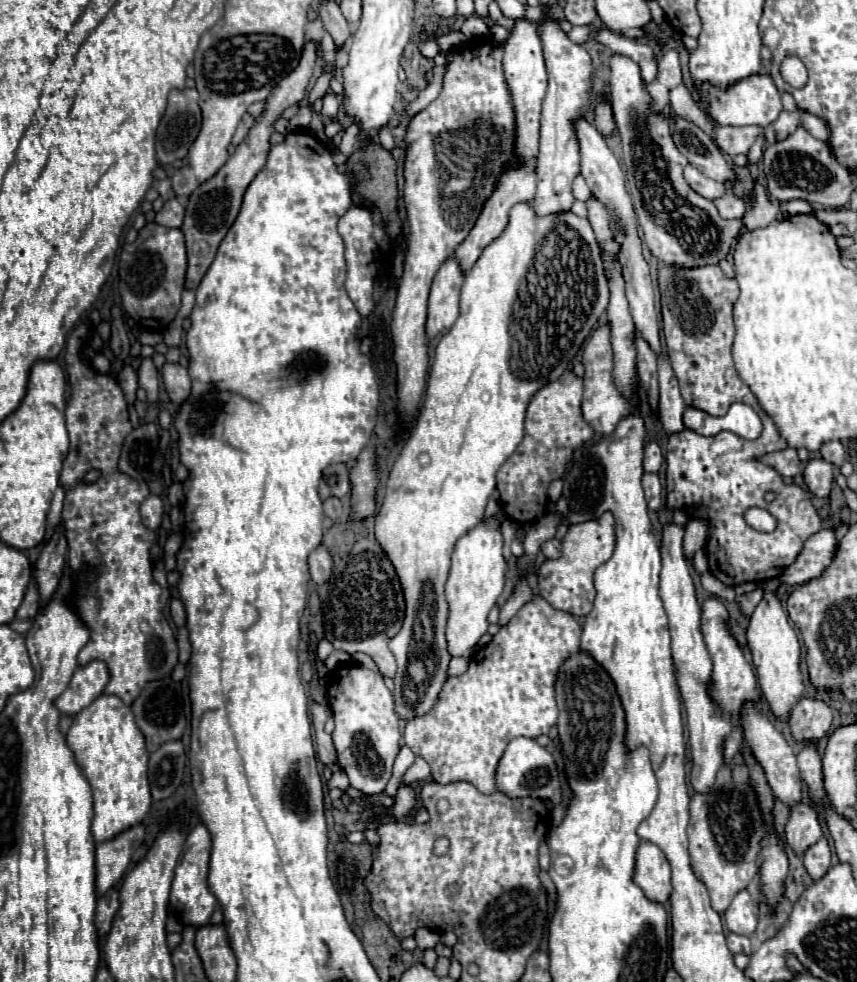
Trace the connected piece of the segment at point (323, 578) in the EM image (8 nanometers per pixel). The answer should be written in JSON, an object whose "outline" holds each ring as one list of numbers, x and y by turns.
{"outline":[[319,544,311,554,309,554,309,570,311,570,311,578,315,584,323,584,331,578,331,554,325,548,325,544]]}

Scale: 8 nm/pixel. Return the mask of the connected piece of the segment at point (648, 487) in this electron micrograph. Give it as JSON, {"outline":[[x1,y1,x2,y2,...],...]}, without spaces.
{"outline":[[645,472,643,474,643,490,645,490,645,498,651,510,657,510,661,506,661,498,663,498,663,486,659,480,659,474,653,472]]}

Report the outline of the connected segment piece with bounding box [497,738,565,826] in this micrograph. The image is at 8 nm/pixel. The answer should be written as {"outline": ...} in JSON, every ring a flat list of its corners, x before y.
{"outline":[[515,738,505,748,503,758,497,766,497,788,505,792,509,798,539,798,539,800,551,800,553,802,553,826,561,824,565,818,565,810,561,806,561,782,559,772,553,756,547,752,547,748,539,746,533,738]]}

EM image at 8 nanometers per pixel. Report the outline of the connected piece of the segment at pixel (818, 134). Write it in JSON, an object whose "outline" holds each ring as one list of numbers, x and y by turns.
{"outline":[[805,112,803,118,801,118,801,126,803,126,803,128,805,128,813,138,817,138,817,140,821,140,821,142,827,142,829,136,831,136,829,126,827,126,821,118,817,118,815,114]]}

